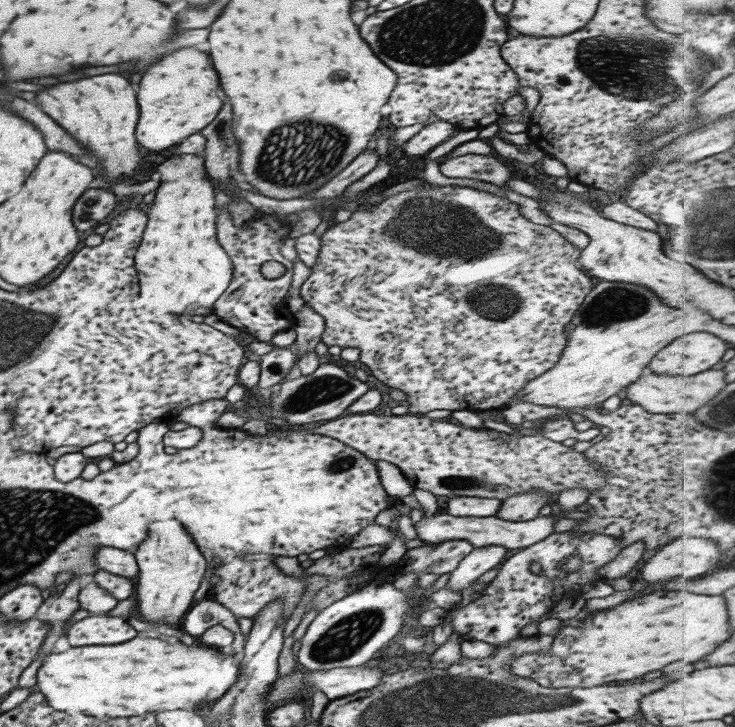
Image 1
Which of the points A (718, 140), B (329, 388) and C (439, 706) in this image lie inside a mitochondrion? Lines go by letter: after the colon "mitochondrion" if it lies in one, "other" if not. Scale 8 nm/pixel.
A: other
B: mitochondrion
C: mitochondrion

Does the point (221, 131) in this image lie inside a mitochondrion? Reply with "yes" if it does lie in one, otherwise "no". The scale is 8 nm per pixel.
yes

